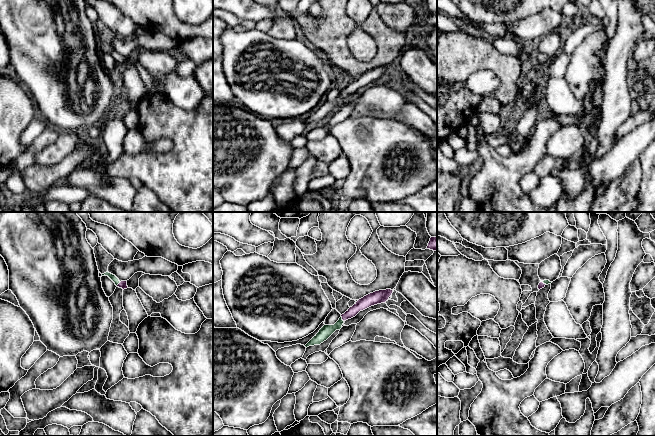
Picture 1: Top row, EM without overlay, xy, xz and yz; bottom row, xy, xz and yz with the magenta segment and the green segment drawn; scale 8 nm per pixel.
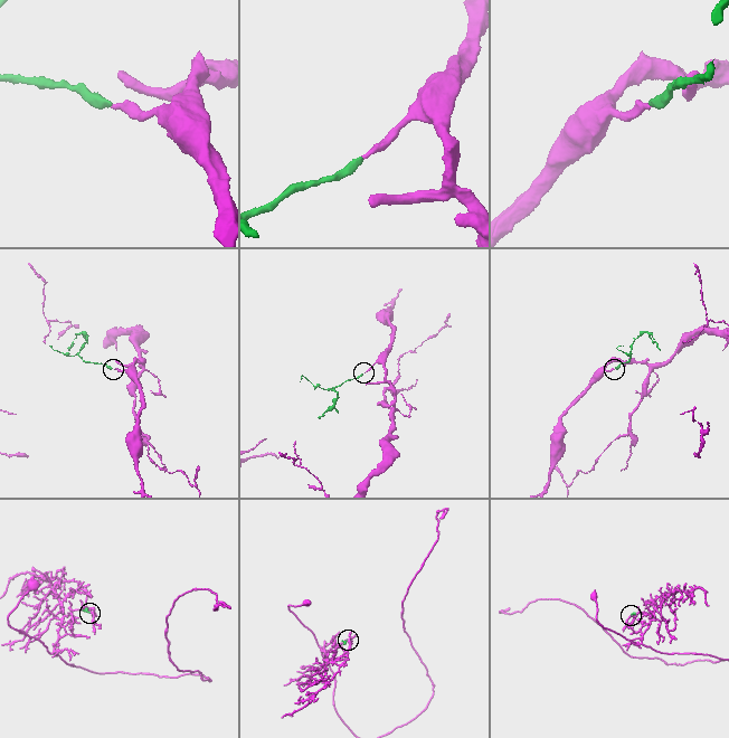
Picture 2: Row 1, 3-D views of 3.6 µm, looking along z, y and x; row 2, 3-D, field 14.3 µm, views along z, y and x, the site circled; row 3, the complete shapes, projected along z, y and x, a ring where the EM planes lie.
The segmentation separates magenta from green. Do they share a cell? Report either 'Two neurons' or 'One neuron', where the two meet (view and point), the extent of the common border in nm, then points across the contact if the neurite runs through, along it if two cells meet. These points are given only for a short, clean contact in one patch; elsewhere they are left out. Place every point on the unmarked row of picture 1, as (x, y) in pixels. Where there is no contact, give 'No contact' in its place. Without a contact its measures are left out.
One neuron. Touches magenta at xz (342, 95). Shared border 50 nm. Path across: xz (367, 77), (342, 95), (333, 104), (326, 107)

